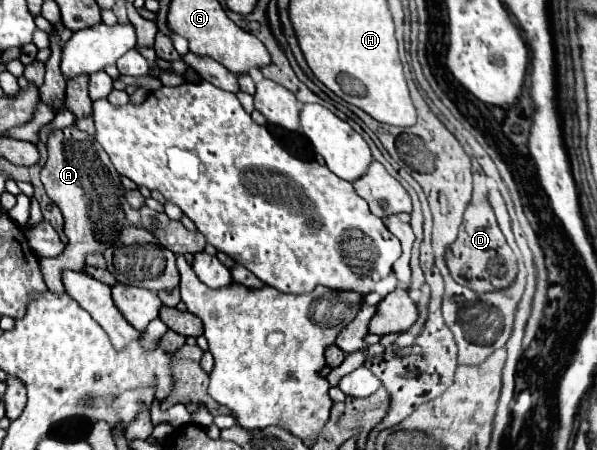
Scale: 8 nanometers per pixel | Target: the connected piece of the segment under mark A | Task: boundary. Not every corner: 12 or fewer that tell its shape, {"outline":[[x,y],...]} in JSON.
{"outline":[[77,127],[47,135],[41,171],[69,245],[39,259],[47,289],[61,271],[113,247],[125,189],[107,153]]}

